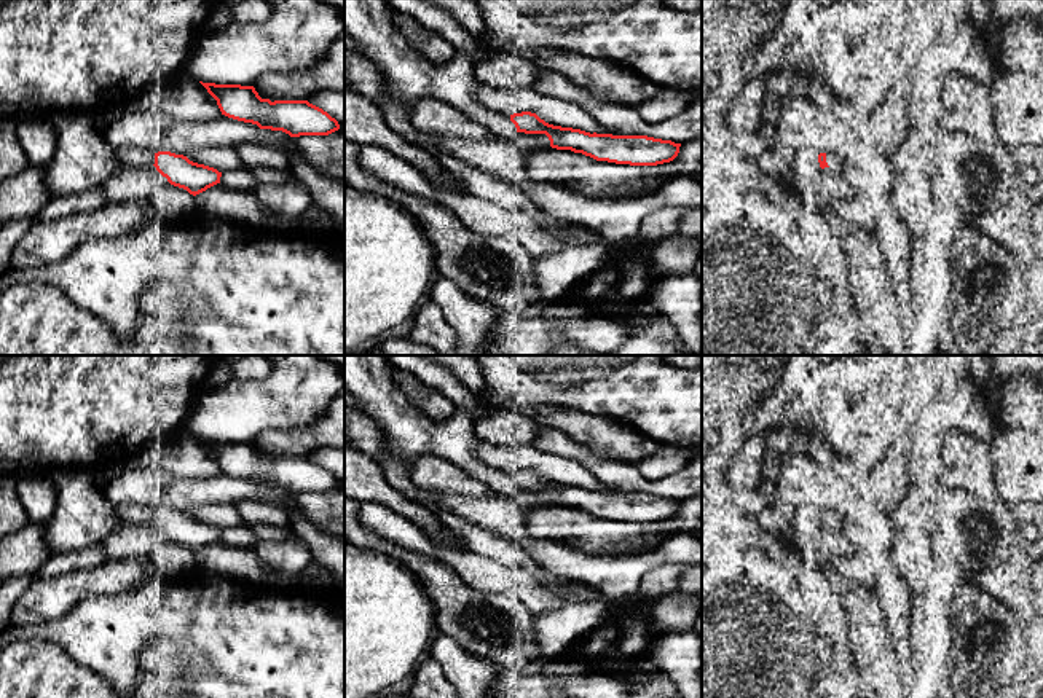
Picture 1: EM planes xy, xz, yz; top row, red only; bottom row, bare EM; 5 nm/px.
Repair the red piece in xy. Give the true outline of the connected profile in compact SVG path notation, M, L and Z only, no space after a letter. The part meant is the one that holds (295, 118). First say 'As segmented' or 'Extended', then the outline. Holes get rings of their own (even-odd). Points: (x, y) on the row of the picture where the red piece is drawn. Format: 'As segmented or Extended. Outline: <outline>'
As segmented. Outline: M199 83L217 100L222 115L238 121L257 124L260 129L282 131L290 137L329 135L340 129L340 124L335 118L308 100L271 102L270 99L262 99L254 86Z

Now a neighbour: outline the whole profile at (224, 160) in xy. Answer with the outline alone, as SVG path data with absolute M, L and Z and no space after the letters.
M201 148L185 156L193 163L214 167L222 174L242 166L241 158L233 148Z

